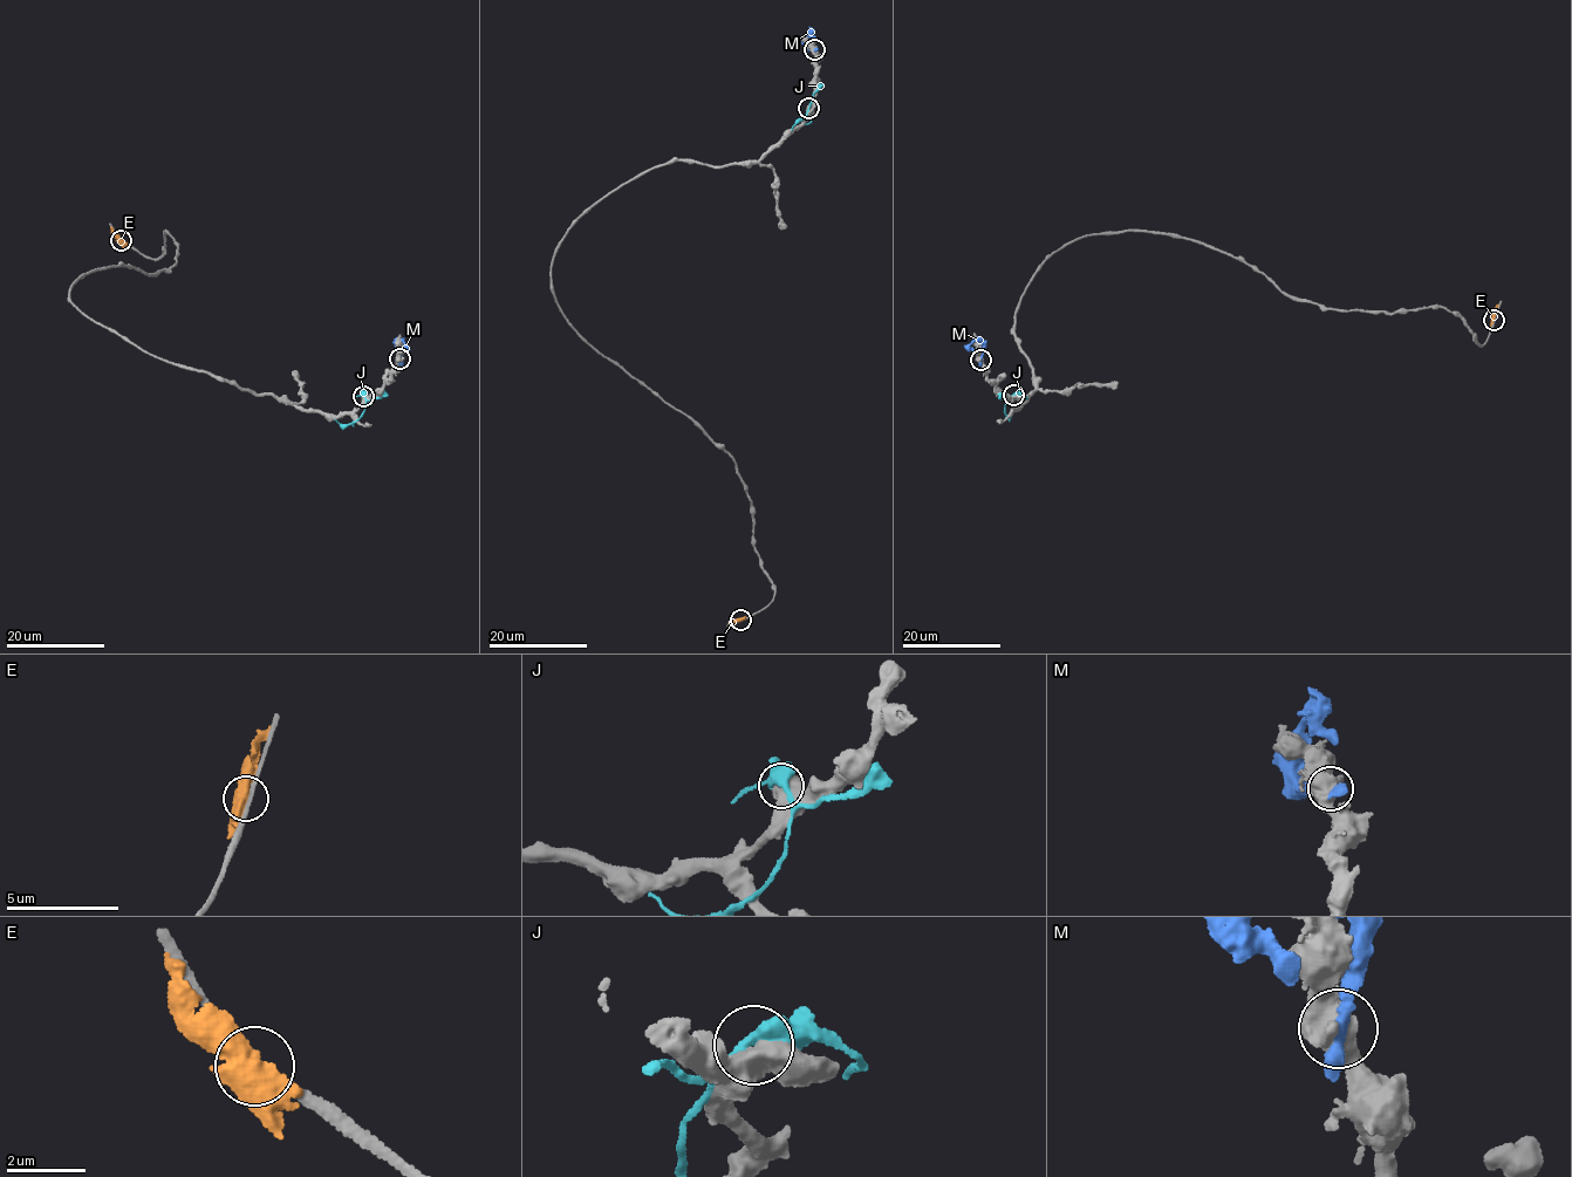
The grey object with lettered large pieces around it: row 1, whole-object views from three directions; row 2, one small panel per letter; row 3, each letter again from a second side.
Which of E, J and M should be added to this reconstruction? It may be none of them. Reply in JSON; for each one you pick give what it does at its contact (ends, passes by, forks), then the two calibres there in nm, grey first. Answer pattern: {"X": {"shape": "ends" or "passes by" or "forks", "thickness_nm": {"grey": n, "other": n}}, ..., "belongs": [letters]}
{"belongs": []}

